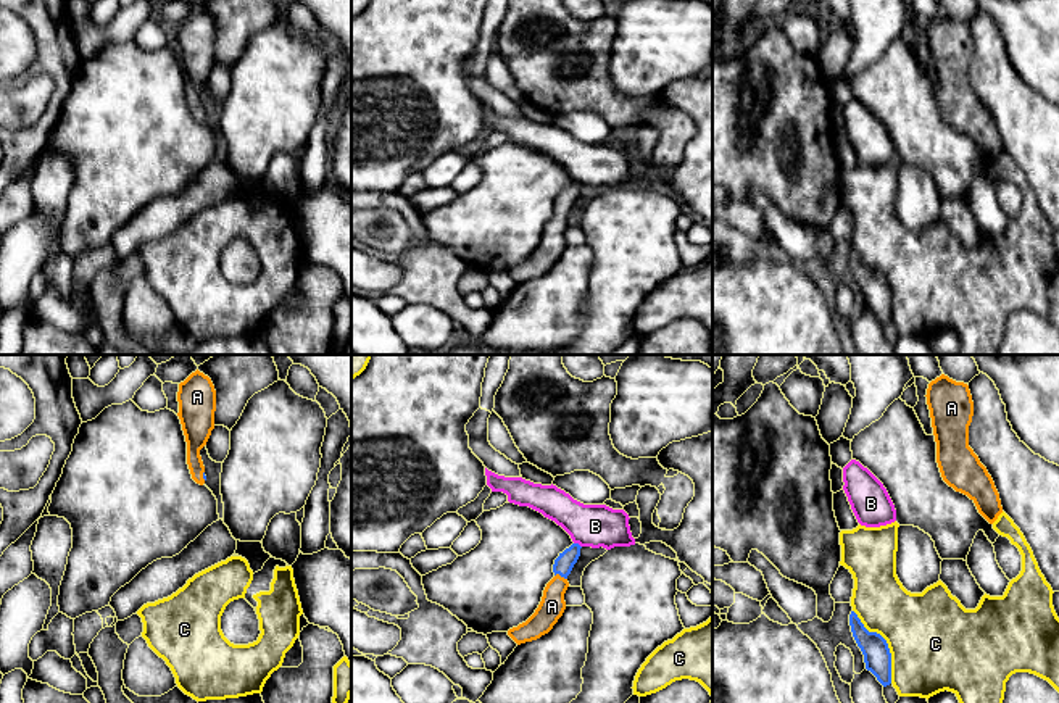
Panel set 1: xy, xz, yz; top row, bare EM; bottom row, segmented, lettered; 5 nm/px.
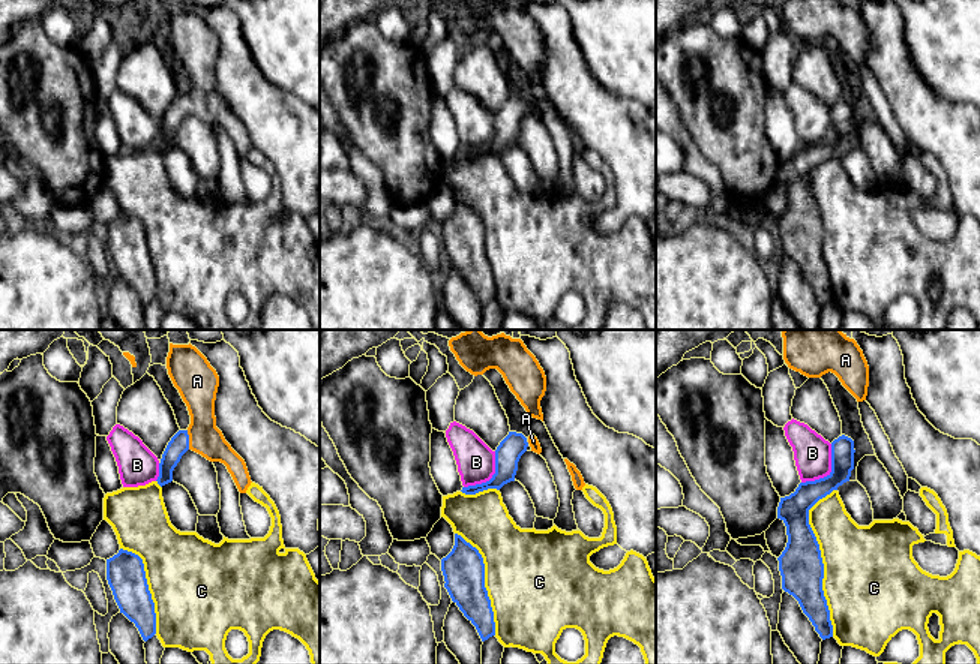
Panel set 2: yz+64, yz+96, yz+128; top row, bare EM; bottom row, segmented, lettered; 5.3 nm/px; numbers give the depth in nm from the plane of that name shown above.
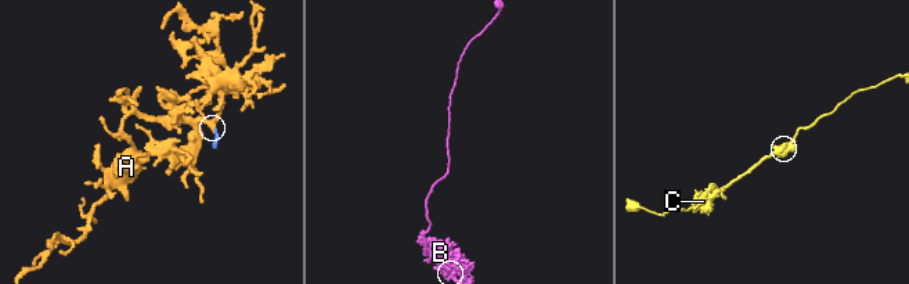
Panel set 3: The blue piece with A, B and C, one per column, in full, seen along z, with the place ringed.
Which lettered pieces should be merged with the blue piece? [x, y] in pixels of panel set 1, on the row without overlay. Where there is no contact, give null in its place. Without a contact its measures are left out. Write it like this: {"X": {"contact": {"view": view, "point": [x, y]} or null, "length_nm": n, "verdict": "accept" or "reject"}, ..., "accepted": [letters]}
{"A": {"contact": {"view": "xz", "point": [561, 215]}, "length_nm": 70, "verdict": "accept"}, "B": {"contact": {"view": "xz", "point": [577, 183]}, "length_nm": 50, "verdict": "reject"}, "C": {"contact": {"view": "yz", "point": [887, 282]}, "length_nm": 420, "verdict": "reject"}, "accepted": ["A"]}

